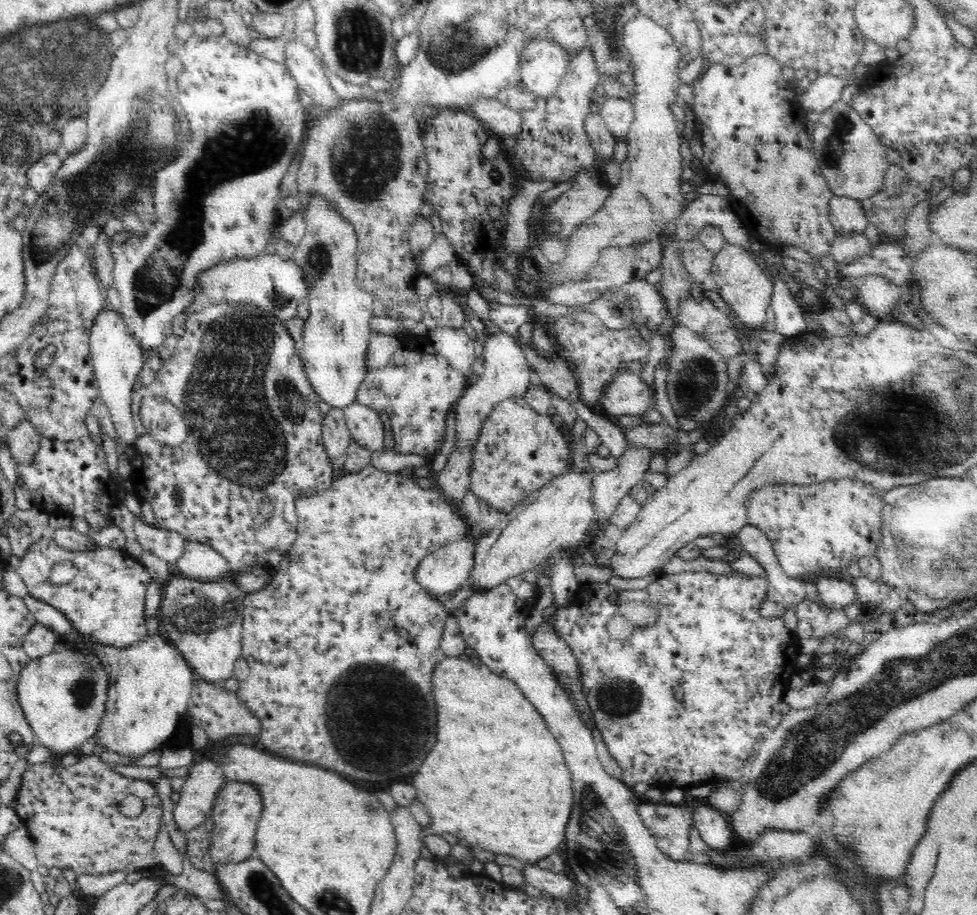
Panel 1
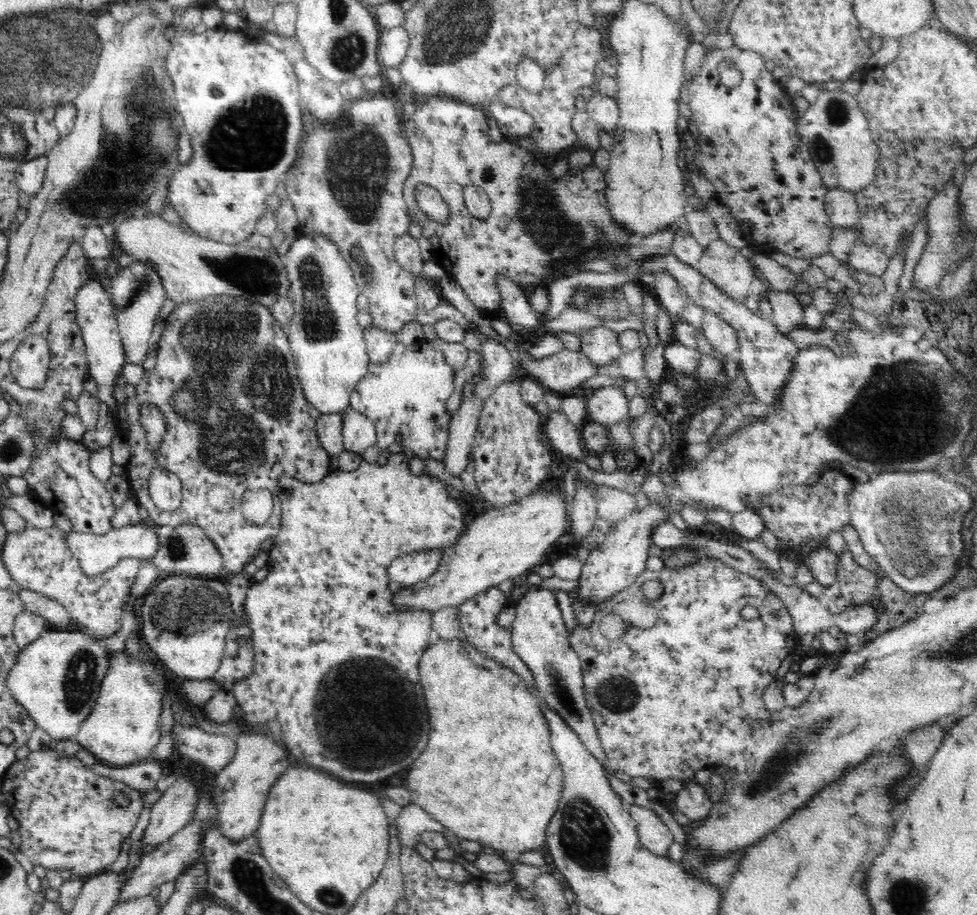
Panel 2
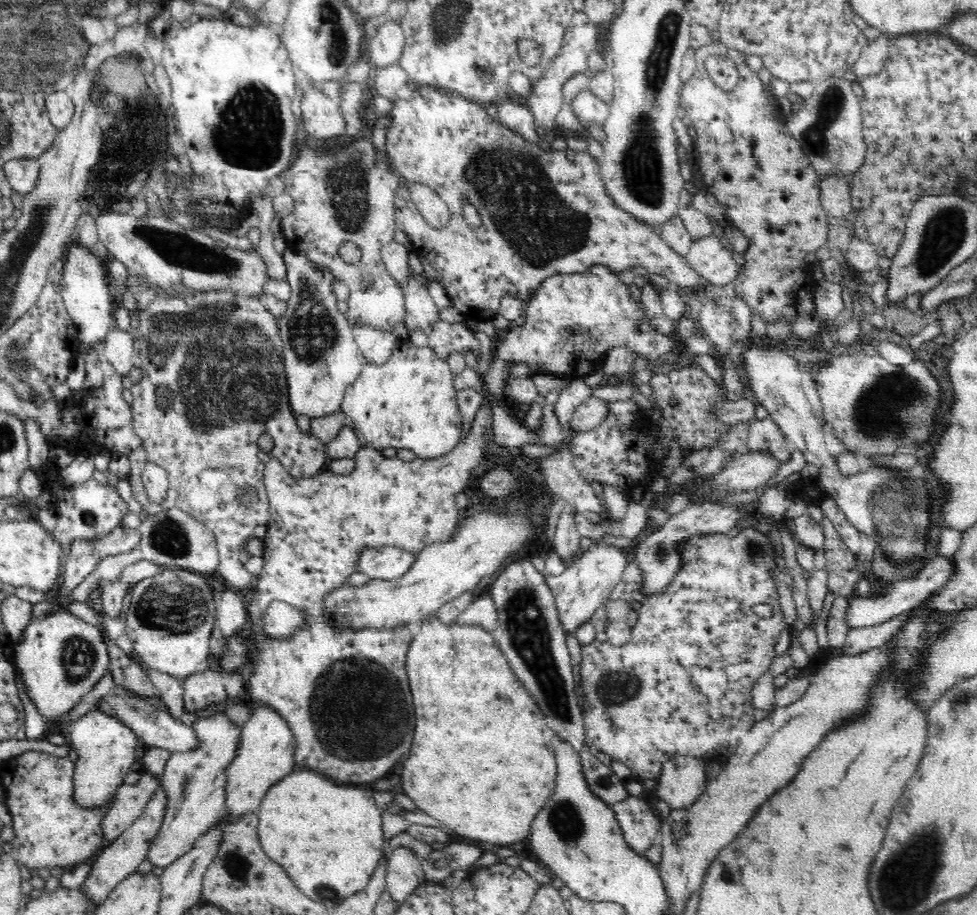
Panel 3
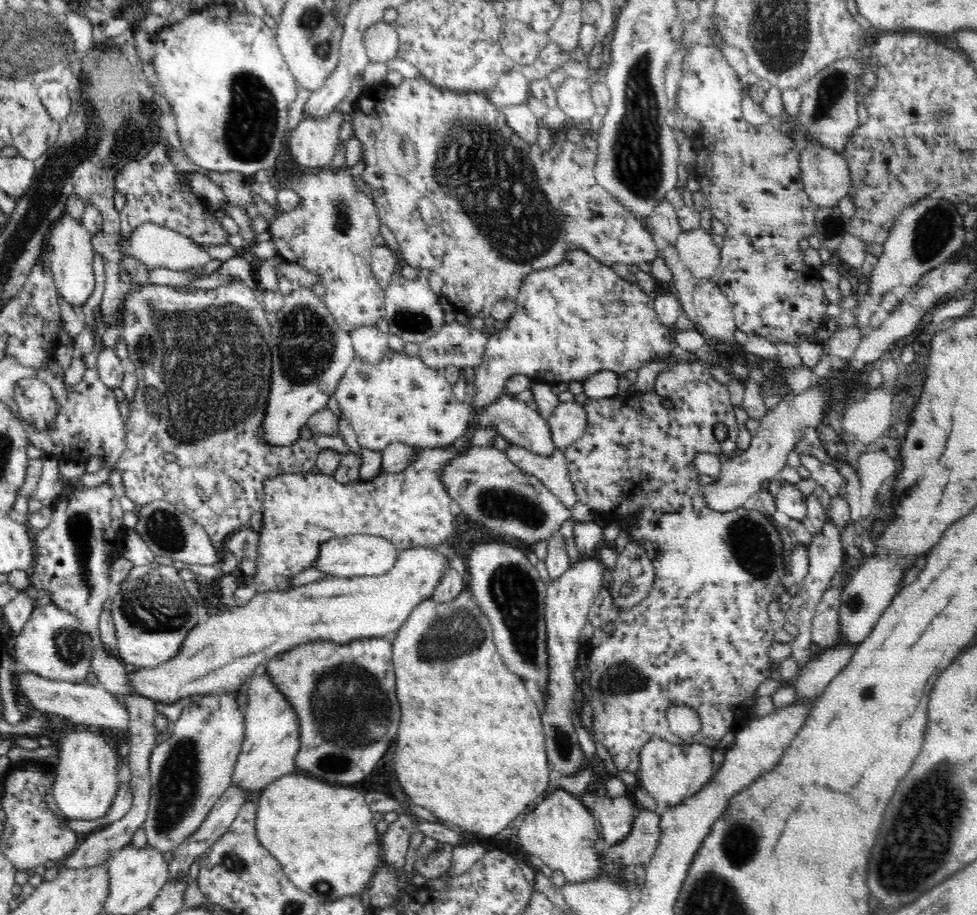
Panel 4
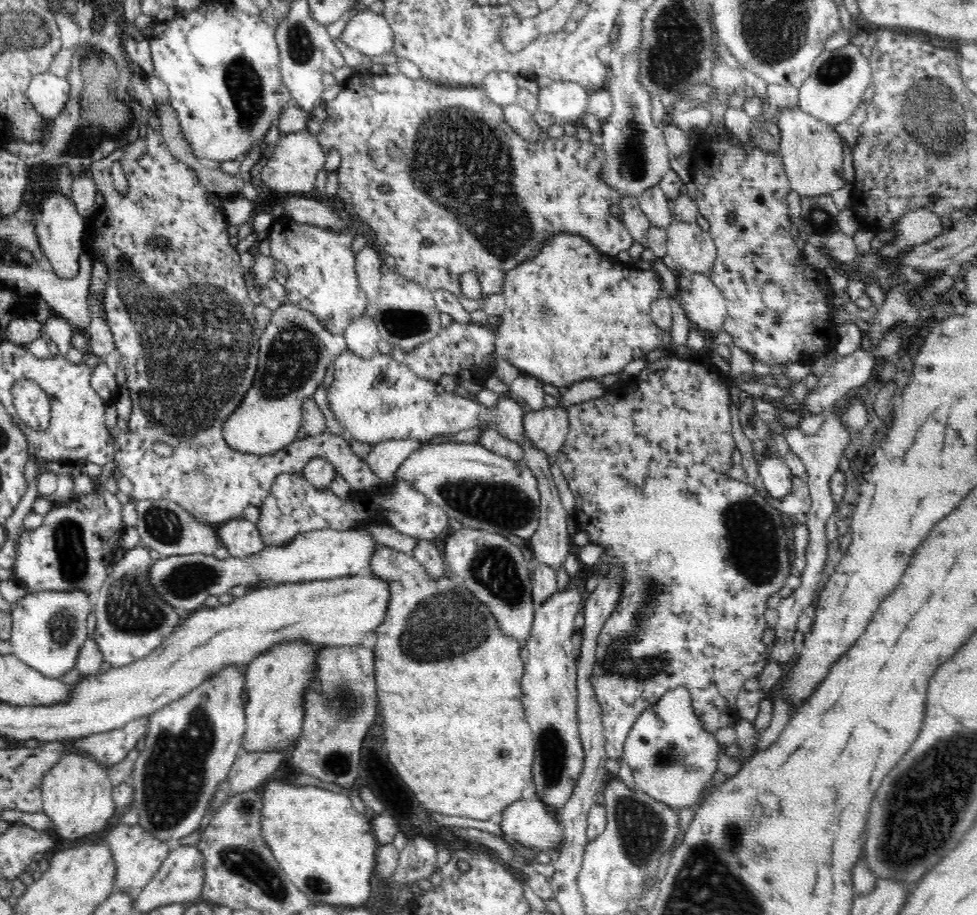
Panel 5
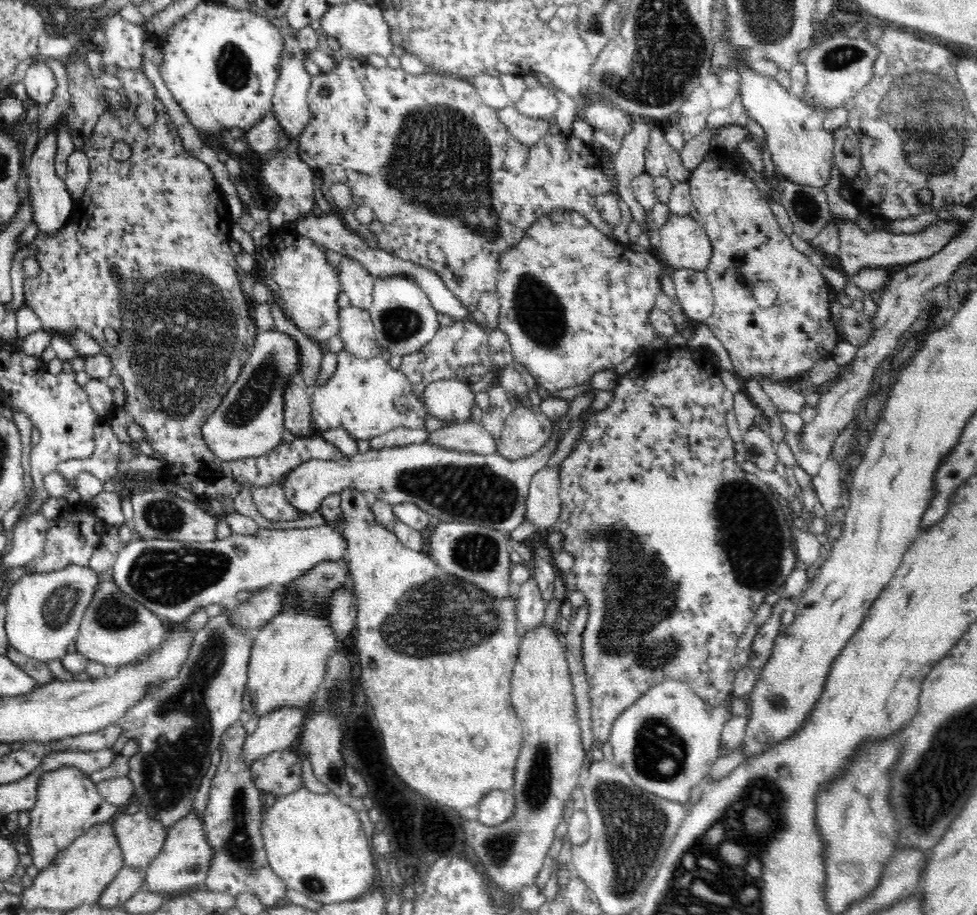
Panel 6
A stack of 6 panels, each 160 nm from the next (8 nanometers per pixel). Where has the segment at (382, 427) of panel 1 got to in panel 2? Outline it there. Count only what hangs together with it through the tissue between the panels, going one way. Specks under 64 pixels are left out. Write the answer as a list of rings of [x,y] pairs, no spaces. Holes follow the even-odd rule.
[[[348,406],[342,412],[342,447],[361,455],[369,446],[376,444],[376,427],[366,415]]]

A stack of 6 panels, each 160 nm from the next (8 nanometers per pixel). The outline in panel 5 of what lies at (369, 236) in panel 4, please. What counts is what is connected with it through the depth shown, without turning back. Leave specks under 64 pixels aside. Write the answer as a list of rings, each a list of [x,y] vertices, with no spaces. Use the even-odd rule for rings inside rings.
[[[291,217],[277,219],[266,234],[271,257],[288,269],[284,287],[286,300],[314,313],[318,321],[332,334],[343,334],[350,320],[366,315],[368,297],[360,290],[356,275],[357,254],[352,252],[356,228],[345,226],[343,231],[298,223]]]

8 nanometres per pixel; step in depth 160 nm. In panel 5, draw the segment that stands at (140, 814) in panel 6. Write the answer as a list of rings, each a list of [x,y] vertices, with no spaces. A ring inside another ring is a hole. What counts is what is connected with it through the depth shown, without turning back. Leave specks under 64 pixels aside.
[[[123,821],[113,829],[110,829],[105,838],[109,844],[116,867],[115,890],[132,894],[132,897],[136,897],[141,890],[144,890],[144,886],[154,879],[154,876],[160,870],[162,862],[168,856],[168,844],[154,838],[139,823],[138,825],[130,826]]]

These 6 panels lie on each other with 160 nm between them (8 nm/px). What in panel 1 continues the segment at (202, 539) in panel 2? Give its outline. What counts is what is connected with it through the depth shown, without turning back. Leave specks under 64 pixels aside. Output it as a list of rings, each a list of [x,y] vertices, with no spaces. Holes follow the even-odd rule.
[[[192,540],[184,542],[182,558],[172,567],[174,573],[200,580],[231,577],[230,563],[210,545]]]

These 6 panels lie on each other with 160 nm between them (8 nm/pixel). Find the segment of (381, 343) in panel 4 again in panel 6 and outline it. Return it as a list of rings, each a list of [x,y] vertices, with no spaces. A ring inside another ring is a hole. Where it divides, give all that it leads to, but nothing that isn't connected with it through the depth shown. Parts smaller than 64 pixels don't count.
[[[355,306],[341,308],[338,318],[338,335],[342,339],[344,351],[362,359],[381,354],[382,348],[377,343],[369,309]]]

